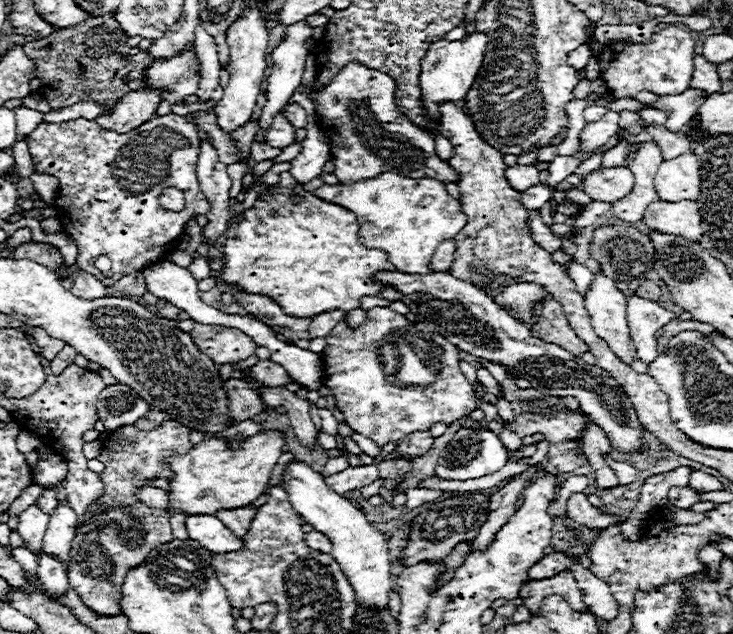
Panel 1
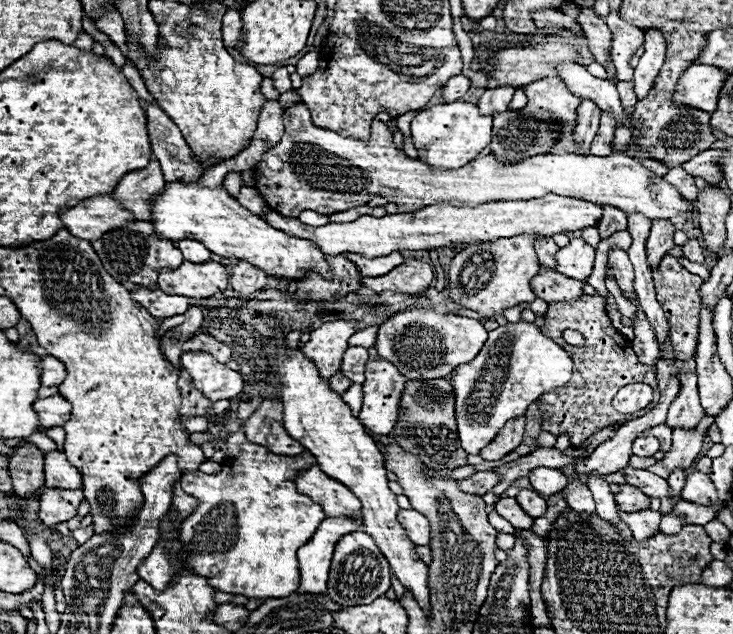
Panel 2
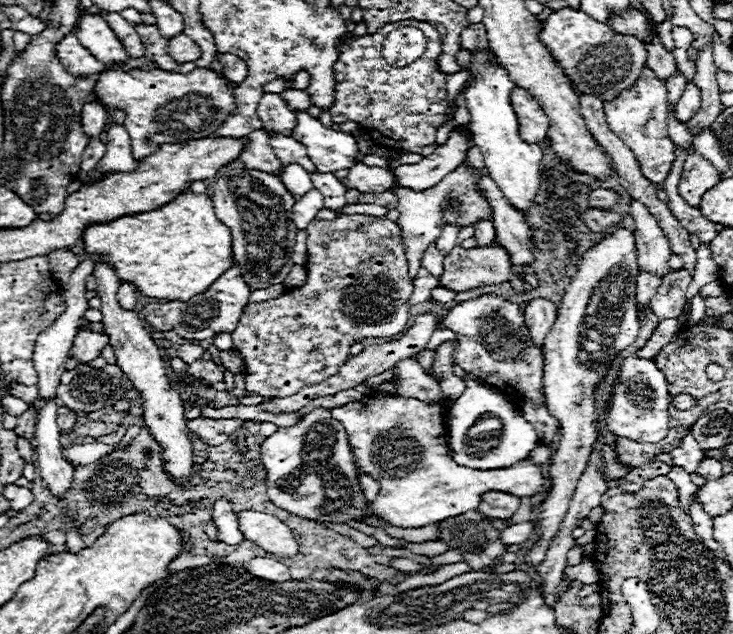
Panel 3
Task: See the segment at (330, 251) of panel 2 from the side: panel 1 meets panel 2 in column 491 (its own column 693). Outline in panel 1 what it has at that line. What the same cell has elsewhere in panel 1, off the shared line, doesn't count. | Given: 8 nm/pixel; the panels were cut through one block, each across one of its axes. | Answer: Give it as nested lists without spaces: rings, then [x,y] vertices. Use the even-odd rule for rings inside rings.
[[[682,200],[682,202],[652,202],[644,212],[644,224],[650,230],[682,236],[688,240],[698,240],[702,236],[702,216],[696,202]]]

